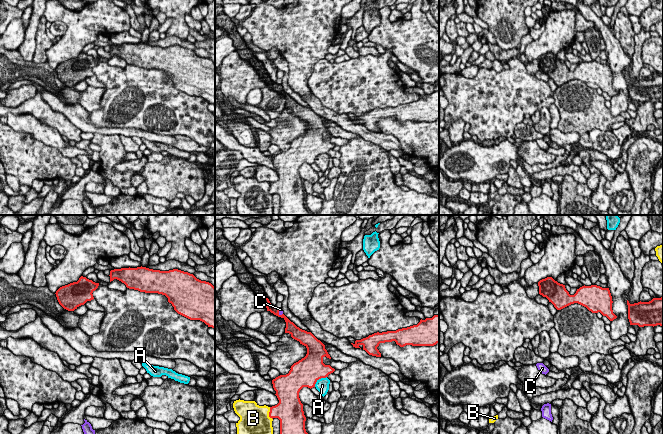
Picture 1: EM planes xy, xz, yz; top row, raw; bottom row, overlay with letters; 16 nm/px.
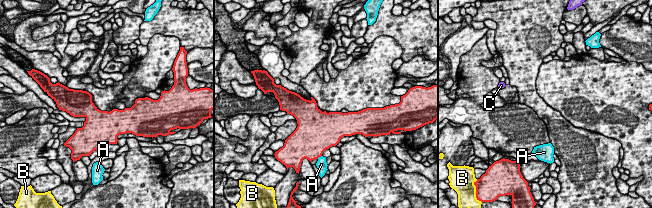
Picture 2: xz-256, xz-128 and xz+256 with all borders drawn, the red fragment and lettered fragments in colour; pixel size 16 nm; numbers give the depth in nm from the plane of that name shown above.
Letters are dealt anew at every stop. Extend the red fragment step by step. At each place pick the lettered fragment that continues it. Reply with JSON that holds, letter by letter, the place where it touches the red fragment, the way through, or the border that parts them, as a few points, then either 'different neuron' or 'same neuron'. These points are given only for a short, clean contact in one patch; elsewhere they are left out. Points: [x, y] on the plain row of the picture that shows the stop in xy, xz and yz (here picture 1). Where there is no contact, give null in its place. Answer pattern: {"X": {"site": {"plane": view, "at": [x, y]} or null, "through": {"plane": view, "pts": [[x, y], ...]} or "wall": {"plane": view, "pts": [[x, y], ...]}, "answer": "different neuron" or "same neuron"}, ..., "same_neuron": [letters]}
{"A": {"site": {"plane": "xz", "at": [319, 154]}, "answer": "different neuron"}, "B": {"site": {"plane": "xz", "at": [269, 189]}, "answer": "different neuron"}, "C": {"site": {"plane": "xz", "at": [278, 88]}, "through": {"plane": "xz", "pts": [[266, 78], [278, 88], [280, 85]]}, "answer": "same neuron"}, "same_neuron": ["C"]}

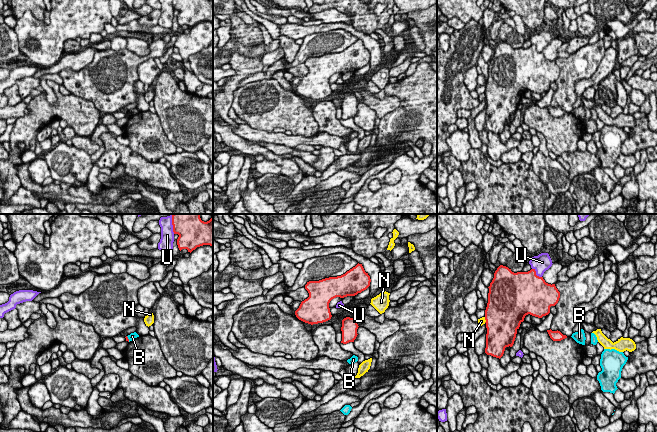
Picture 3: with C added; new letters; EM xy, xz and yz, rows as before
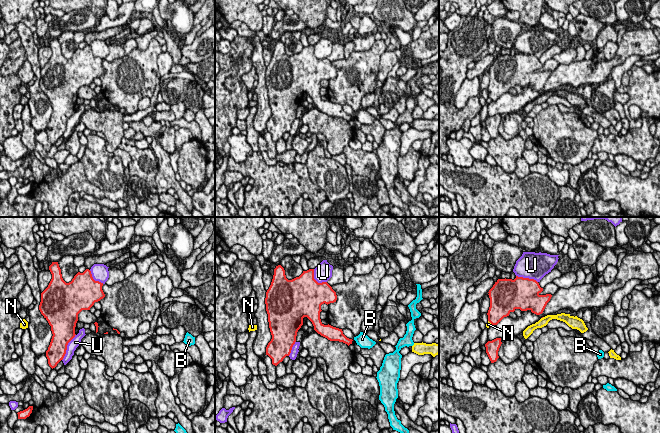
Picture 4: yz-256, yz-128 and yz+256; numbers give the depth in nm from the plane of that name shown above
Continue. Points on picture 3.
{"B": {"site": {"plane": "xy", "at": [128, 115]}, "wall": {"plane": "xy", "pts": [[126, 112], [129, 117]]}, "answer": "different neuron"}, "N": {"site": {"plane": "yz", "at": [485, 95]}, "answer": "different neuron"}, "U": {"site": {"plane": "yz", "at": [535, 50]}, "answer": "different neuron"}, "same_neuron": []}

